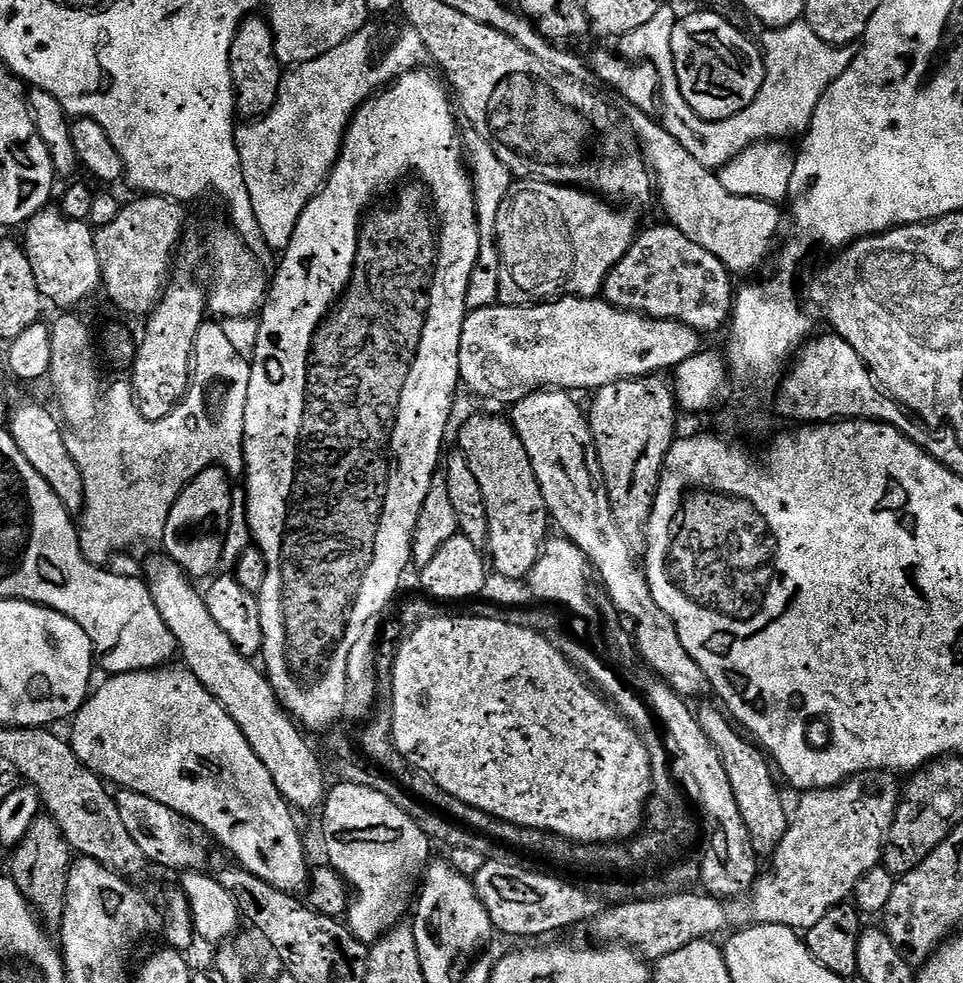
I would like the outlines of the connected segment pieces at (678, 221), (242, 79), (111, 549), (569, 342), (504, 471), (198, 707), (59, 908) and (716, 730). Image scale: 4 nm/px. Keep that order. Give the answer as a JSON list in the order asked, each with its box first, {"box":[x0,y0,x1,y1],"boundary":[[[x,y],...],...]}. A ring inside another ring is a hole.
[{"box":[623,106,780,274],"boundary":[[[628,106],[625,109],[623,119],[631,135],[639,141],[642,159],[654,177],[658,204],[660,200],[661,206],[668,211],[667,223],[682,230],[690,242],[698,242],[702,250],[710,250],[710,254],[714,254],[714,258],[722,261],[733,274],[762,267],[780,232],[780,208],[770,201],[730,194],[719,182],[717,173],[702,166],[702,162],[698,162],[678,138],[670,135],[663,124],[637,108]]]},{"box":[230,18,282,120],"boundary":[[[249,18],[241,24],[230,46],[230,74],[237,113],[248,120],[256,120],[259,116],[267,117],[276,104],[282,75],[282,65],[272,40],[272,27],[268,25],[267,19]]]},{"box":[65,317,260,565],"boundary":[[[253,317],[242,319],[223,319],[221,323],[206,320],[195,336],[192,347],[192,370],[189,388],[183,399],[176,404],[174,410],[162,420],[147,420],[140,413],[140,405],[134,399],[129,385],[107,385],[102,396],[102,411],[98,416],[100,429],[96,432],[96,440],[92,436],[79,436],[79,431],[65,431],[66,450],[70,450],[70,458],[78,466],[84,483],[84,528],[79,529],[80,549],[91,564],[107,565],[108,559],[115,552],[124,552],[143,540],[163,541],[166,530],[166,518],[170,518],[170,510],[182,494],[185,486],[202,470],[210,465],[222,467],[231,477],[243,475],[244,470],[244,434],[245,434],[245,400],[248,397],[249,362],[257,348],[260,323]],[[210,382],[232,382],[227,403],[217,420],[208,412],[206,388]]]},{"box":[458,296,701,406],"boundary":[[[561,296],[551,302],[541,302],[531,306],[493,306],[491,308],[478,308],[469,311],[464,318],[462,326],[462,342],[458,350],[458,362],[460,363],[460,379],[463,387],[468,387],[476,396],[484,400],[497,400],[500,404],[511,406],[526,398],[531,392],[538,392],[541,388],[558,388],[561,390],[577,390],[576,388],[589,388],[595,390],[606,386],[615,380],[631,380],[637,376],[651,376],[653,374],[667,373],[667,368],[686,362],[686,358],[695,356],[701,351],[701,333],[694,331],[677,320],[655,320],[652,316],[646,316],[639,312],[627,312],[616,308],[603,298],[585,298],[582,296]]]},{"box":[458,416,550,581],"boundary":[[[500,416],[470,417],[460,428],[458,448],[466,462],[470,462],[470,470],[474,470],[474,478],[478,478],[482,490],[488,519],[486,552],[491,567],[495,575],[497,572],[508,580],[523,581],[538,562],[550,529],[548,507],[536,481],[534,466],[530,466],[530,454],[526,454],[522,438],[512,429],[511,419],[503,420]]]},{"box":[70,666,310,893],"boundary":[[[161,666],[152,668],[149,672],[122,672],[109,675],[108,681],[97,692],[95,689],[85,700],[84,705],[76,711],[75,716],[71,717],[70,743],[74,754],[78,754],[81,762],[91,772],[95,772],[97,776],[107,781],[109,785],[117,784],[115,786],[117,789],[146,794],[146,798],[150,798],[154,802],[162,802],[162,806],[170,806],[170,810],[188,817],[198,826],[202,826],[215,843],[217,840],[232,855],[229,857],[234,858],[235,863],[239,864],[241,868],[245,868],[250,874],[254,874],[262,882],[283,892],[299,893],[299,888],[301,891],[310,878],[310,863],[308,864],[307,858],[304,857],[304,840],[300,837],[300,832],[296,829],[296,822],[292,818],[293,809],[278,790],[278,786],[274,786],[274,778],[270,778],[270,770],[266,770],[266,766],[262,766],[262,758],[258,758],[258,754],[254,754],[254,750],[250,750],[250,742],[246,742],[242,730],[238,730],[238,722],[234,722],[234,718],[230,718],[230,714],[226,714],[224,707],[210,695],[206,686],[202,686],[202,682],[198,682],[198,678],[194,678],[192,672],[183,666],[172,667]]]},{"box":[10,814,74,929],"boundary":[[[47,814],[36,816],[19,844],[11,849],[10,856],[12,856],[10,879],[26,898],[29,908],[36,913],[45,929],[59,929],[64,921],[68,869],[72,867],[74,853],[69,848],[62,830],[58,830],[54,818]]]},{"box":[695,704,790,857],"boundary":[[[704,704],[695,709],[698,726],[702,726],[706,738],[710,738],[710,742],[718,750],[722,766],[726,766],[726,775],[730,777],[738,810],[742,810],[742,822],[746,822],[746,830],[750,830],[757,857],[771,857],[777,846],[784,843],[790,819],[789,809],[784,809],[784,800],[776,789],[777,777],[774,775],[773,765],[769,757],[747,735],[738,731],[737,725],[729,719],[725,709],[713,704]]]}]

